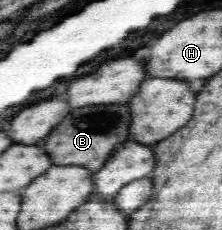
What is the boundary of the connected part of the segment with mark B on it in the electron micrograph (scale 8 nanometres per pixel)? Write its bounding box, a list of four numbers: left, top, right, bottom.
[41,103,126,172]

